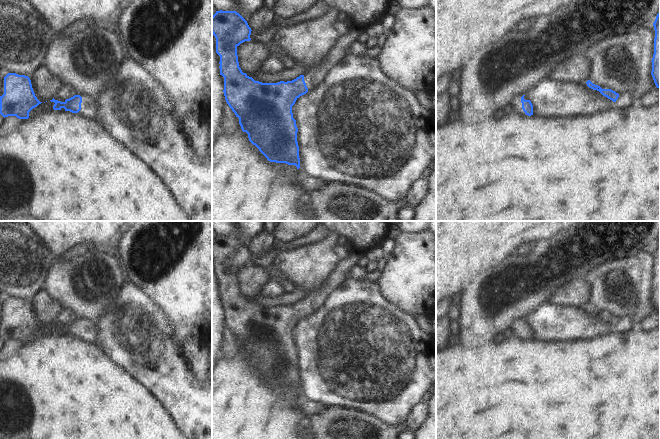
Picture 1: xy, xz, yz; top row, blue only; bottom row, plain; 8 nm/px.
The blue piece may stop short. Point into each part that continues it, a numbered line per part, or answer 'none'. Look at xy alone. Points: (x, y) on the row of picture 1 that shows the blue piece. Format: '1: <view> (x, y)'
1: xy (88, 110)

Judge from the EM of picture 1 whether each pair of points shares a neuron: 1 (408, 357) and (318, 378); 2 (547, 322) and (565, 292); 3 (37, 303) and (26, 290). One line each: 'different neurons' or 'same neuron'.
1: same neuron
2: different neurons
3: different neurons

